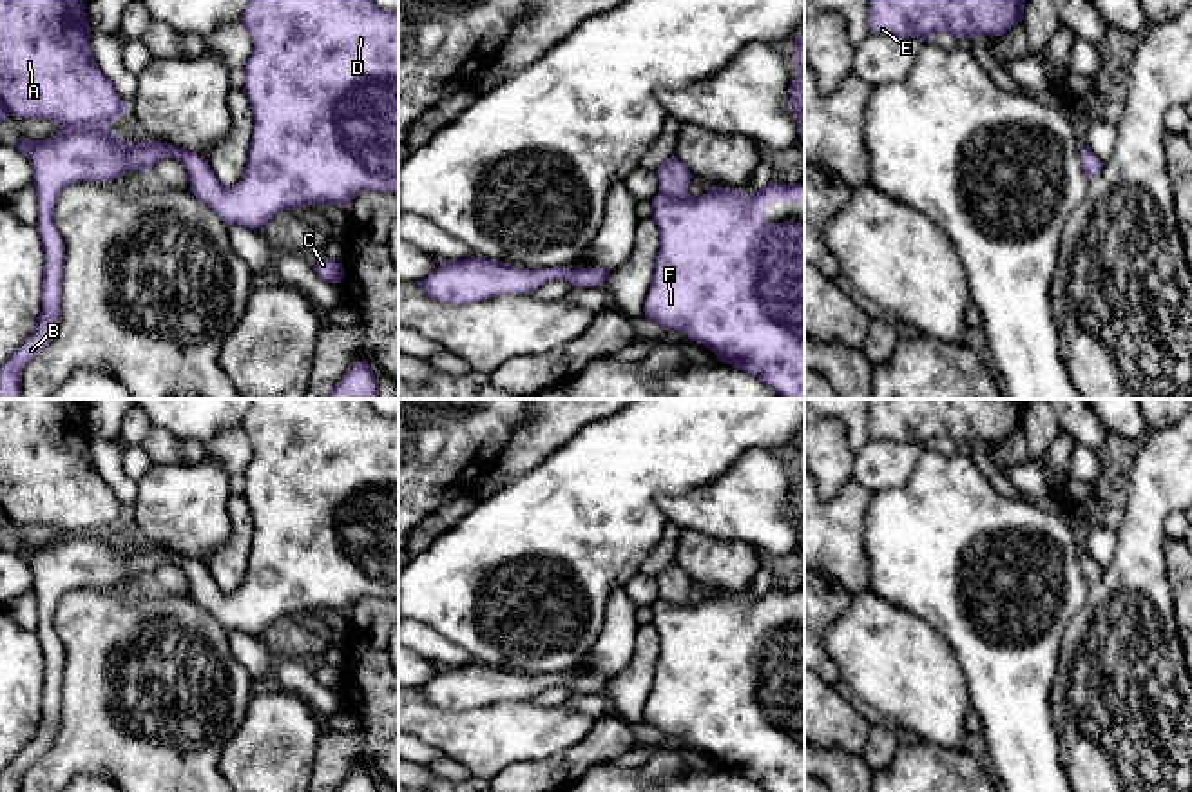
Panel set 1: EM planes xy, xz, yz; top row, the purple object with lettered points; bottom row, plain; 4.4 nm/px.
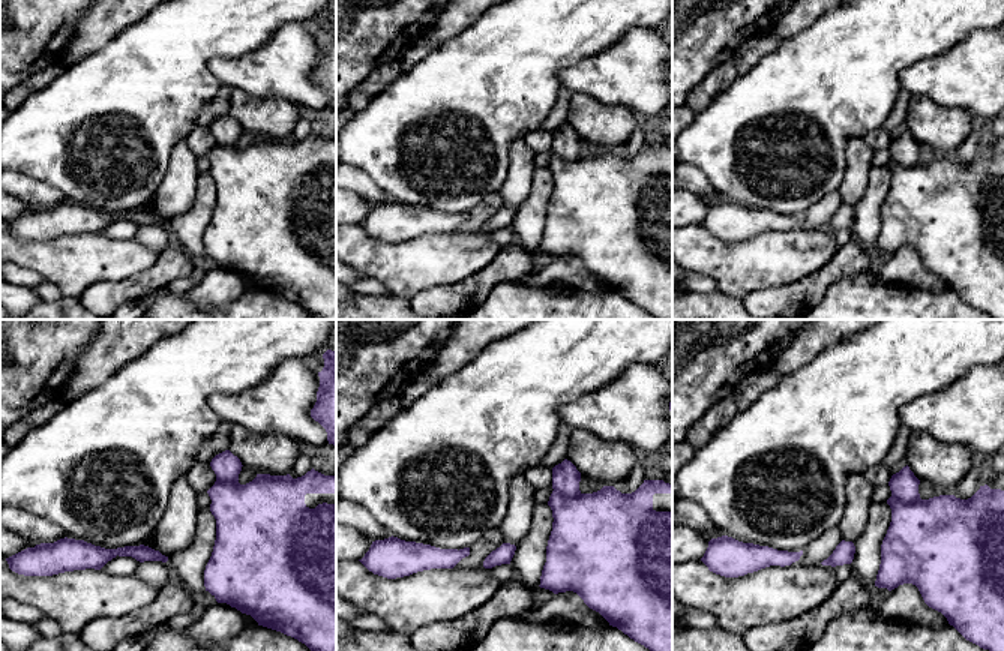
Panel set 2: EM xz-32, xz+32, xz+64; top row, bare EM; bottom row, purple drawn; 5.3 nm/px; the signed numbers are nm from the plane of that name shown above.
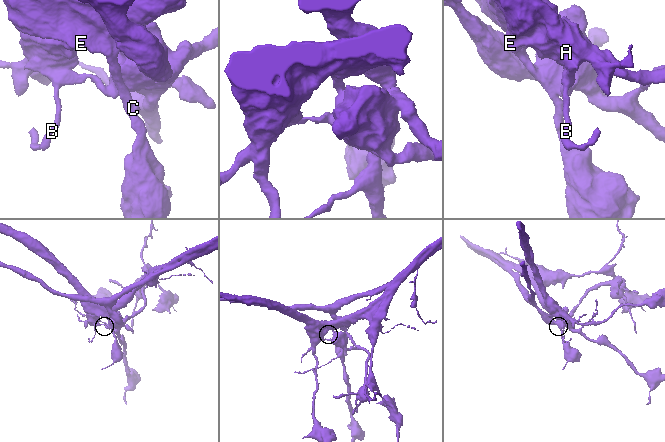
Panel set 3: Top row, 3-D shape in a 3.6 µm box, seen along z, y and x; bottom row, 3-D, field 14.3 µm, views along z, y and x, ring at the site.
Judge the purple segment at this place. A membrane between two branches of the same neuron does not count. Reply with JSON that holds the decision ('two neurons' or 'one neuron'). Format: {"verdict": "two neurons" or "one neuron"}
{"verdict": "two neurons"}

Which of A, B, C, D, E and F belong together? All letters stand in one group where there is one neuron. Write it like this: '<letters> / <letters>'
A B C E / D F

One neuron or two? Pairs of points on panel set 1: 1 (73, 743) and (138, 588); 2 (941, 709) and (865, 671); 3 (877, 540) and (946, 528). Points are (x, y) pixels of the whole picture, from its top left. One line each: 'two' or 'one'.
1: two
2: one
3: one

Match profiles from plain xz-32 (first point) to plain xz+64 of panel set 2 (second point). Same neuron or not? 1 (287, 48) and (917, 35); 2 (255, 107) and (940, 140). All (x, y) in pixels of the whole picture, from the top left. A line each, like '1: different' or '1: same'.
1: different
2: same

